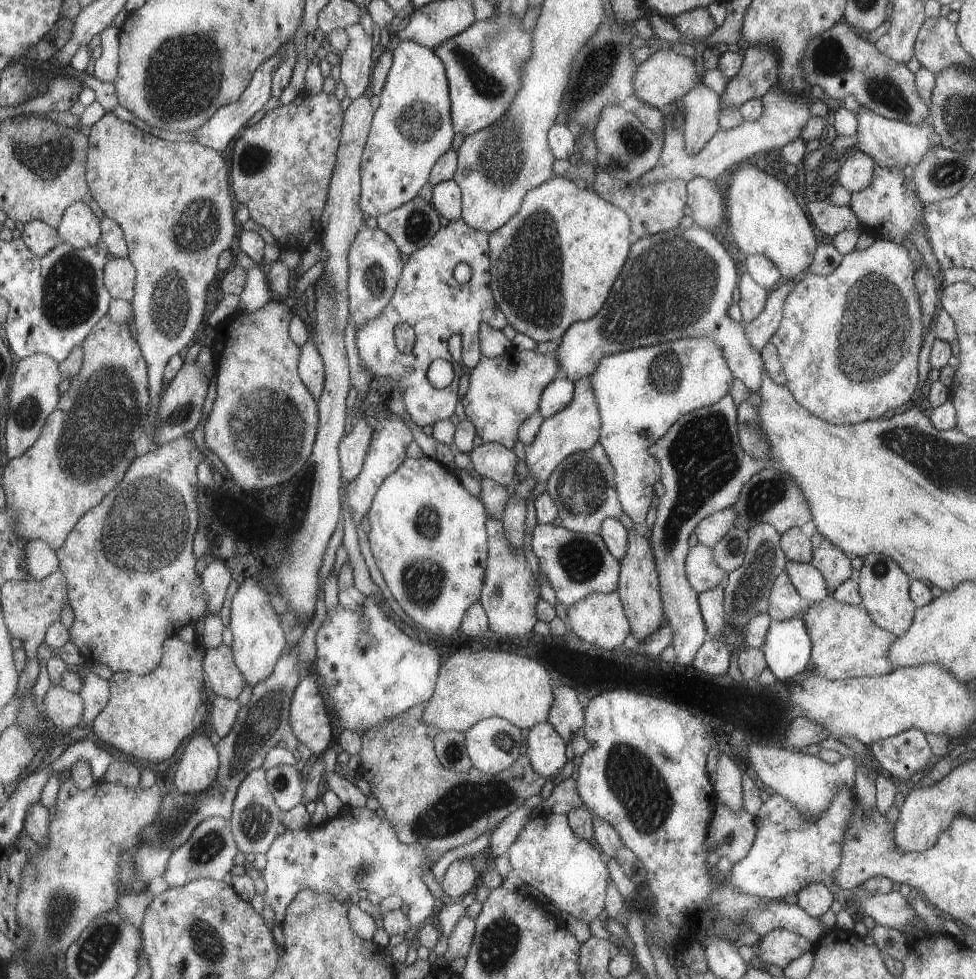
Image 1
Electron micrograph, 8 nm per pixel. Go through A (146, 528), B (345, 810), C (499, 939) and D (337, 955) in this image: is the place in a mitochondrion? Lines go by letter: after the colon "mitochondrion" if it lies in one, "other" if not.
A: mitochondrion
B: other
C: mitochondrion
D: other

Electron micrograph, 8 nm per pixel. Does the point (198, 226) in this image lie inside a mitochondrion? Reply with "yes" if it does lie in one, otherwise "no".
yes

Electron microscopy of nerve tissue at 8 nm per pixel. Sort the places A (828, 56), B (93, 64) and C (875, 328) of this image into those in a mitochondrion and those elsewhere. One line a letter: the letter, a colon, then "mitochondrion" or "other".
A: mitochondrion
B: other
C: mitochondrion

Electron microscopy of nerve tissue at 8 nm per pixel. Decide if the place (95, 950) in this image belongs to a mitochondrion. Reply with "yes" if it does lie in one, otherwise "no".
yes

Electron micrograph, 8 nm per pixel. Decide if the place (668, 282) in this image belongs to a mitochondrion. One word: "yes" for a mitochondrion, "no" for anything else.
yes

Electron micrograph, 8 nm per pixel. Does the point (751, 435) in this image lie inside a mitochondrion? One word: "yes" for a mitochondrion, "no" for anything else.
yes

